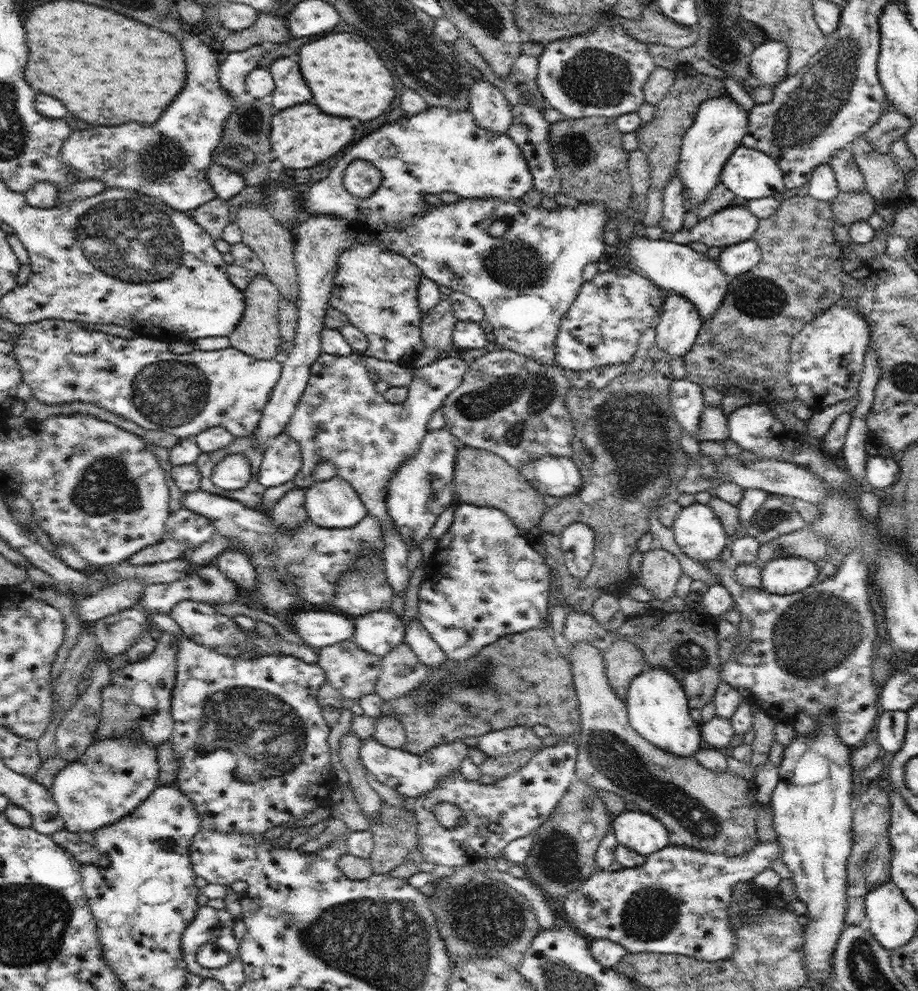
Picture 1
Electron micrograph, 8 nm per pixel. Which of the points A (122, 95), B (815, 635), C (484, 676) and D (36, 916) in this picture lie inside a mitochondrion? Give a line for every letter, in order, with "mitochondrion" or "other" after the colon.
A: other
B: mitochondrion
C: mitochondrion
D: mitochondrion

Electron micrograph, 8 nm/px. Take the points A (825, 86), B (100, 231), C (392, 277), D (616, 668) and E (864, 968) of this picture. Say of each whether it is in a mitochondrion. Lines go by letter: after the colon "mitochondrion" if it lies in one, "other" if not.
A: mitochondrion
B: mitochondrion
C: mitochondrion
D: other
E: mitochondrion

